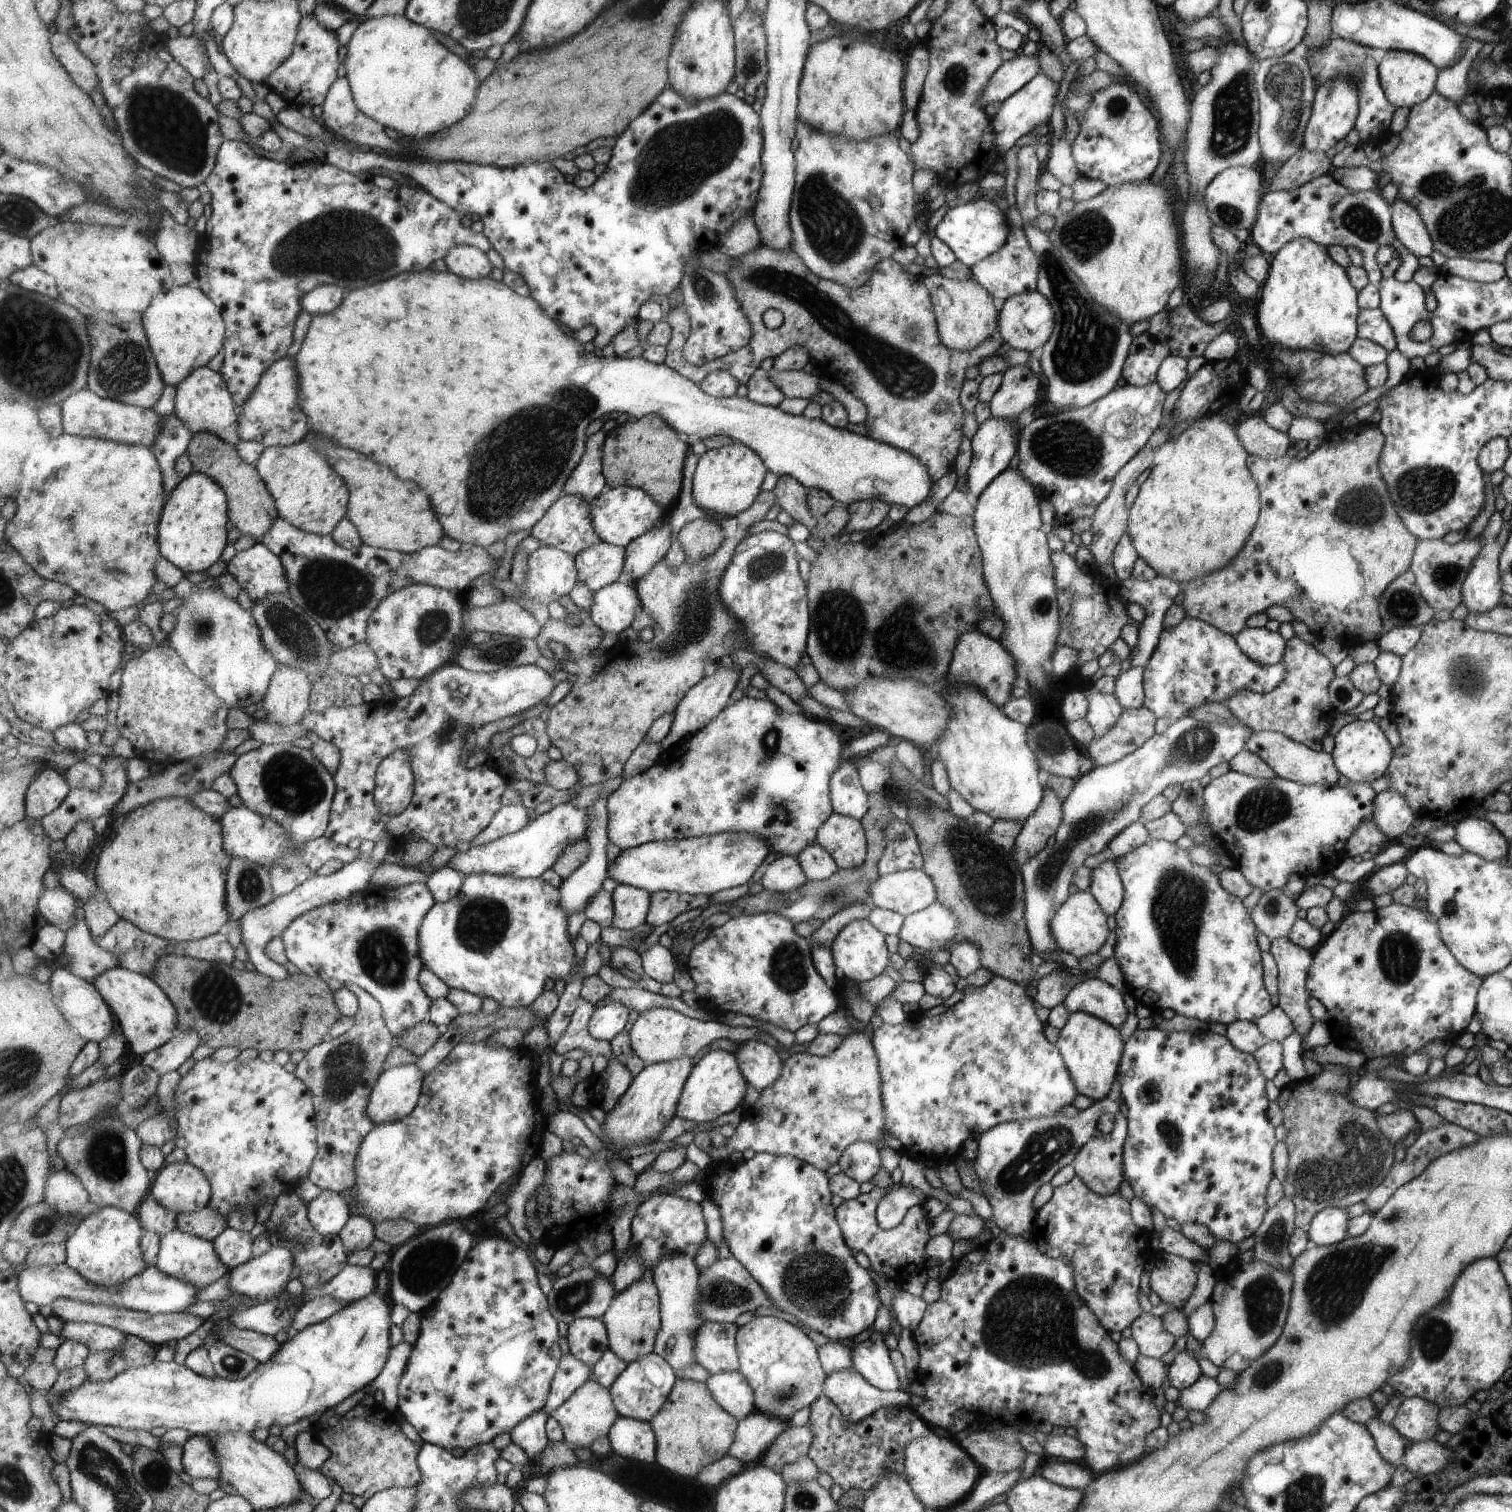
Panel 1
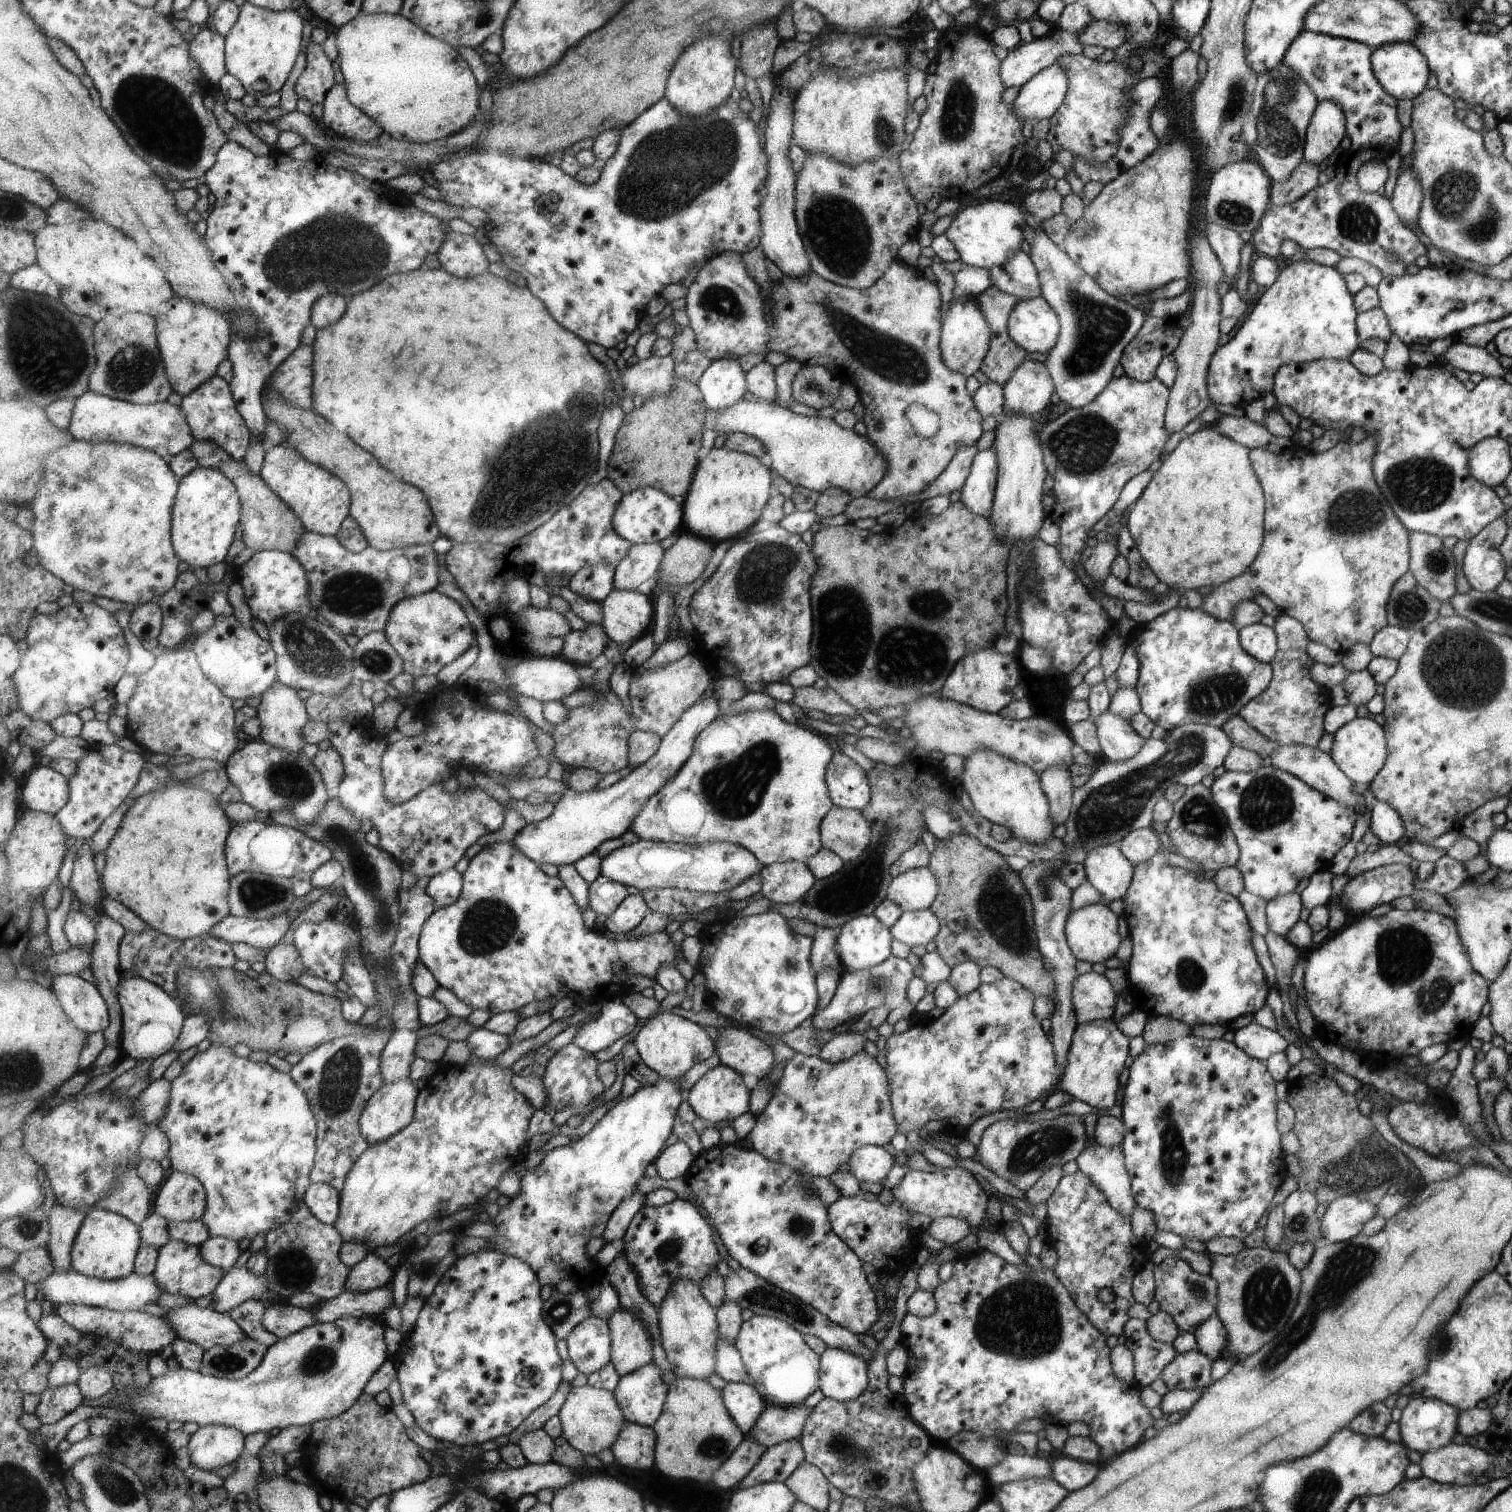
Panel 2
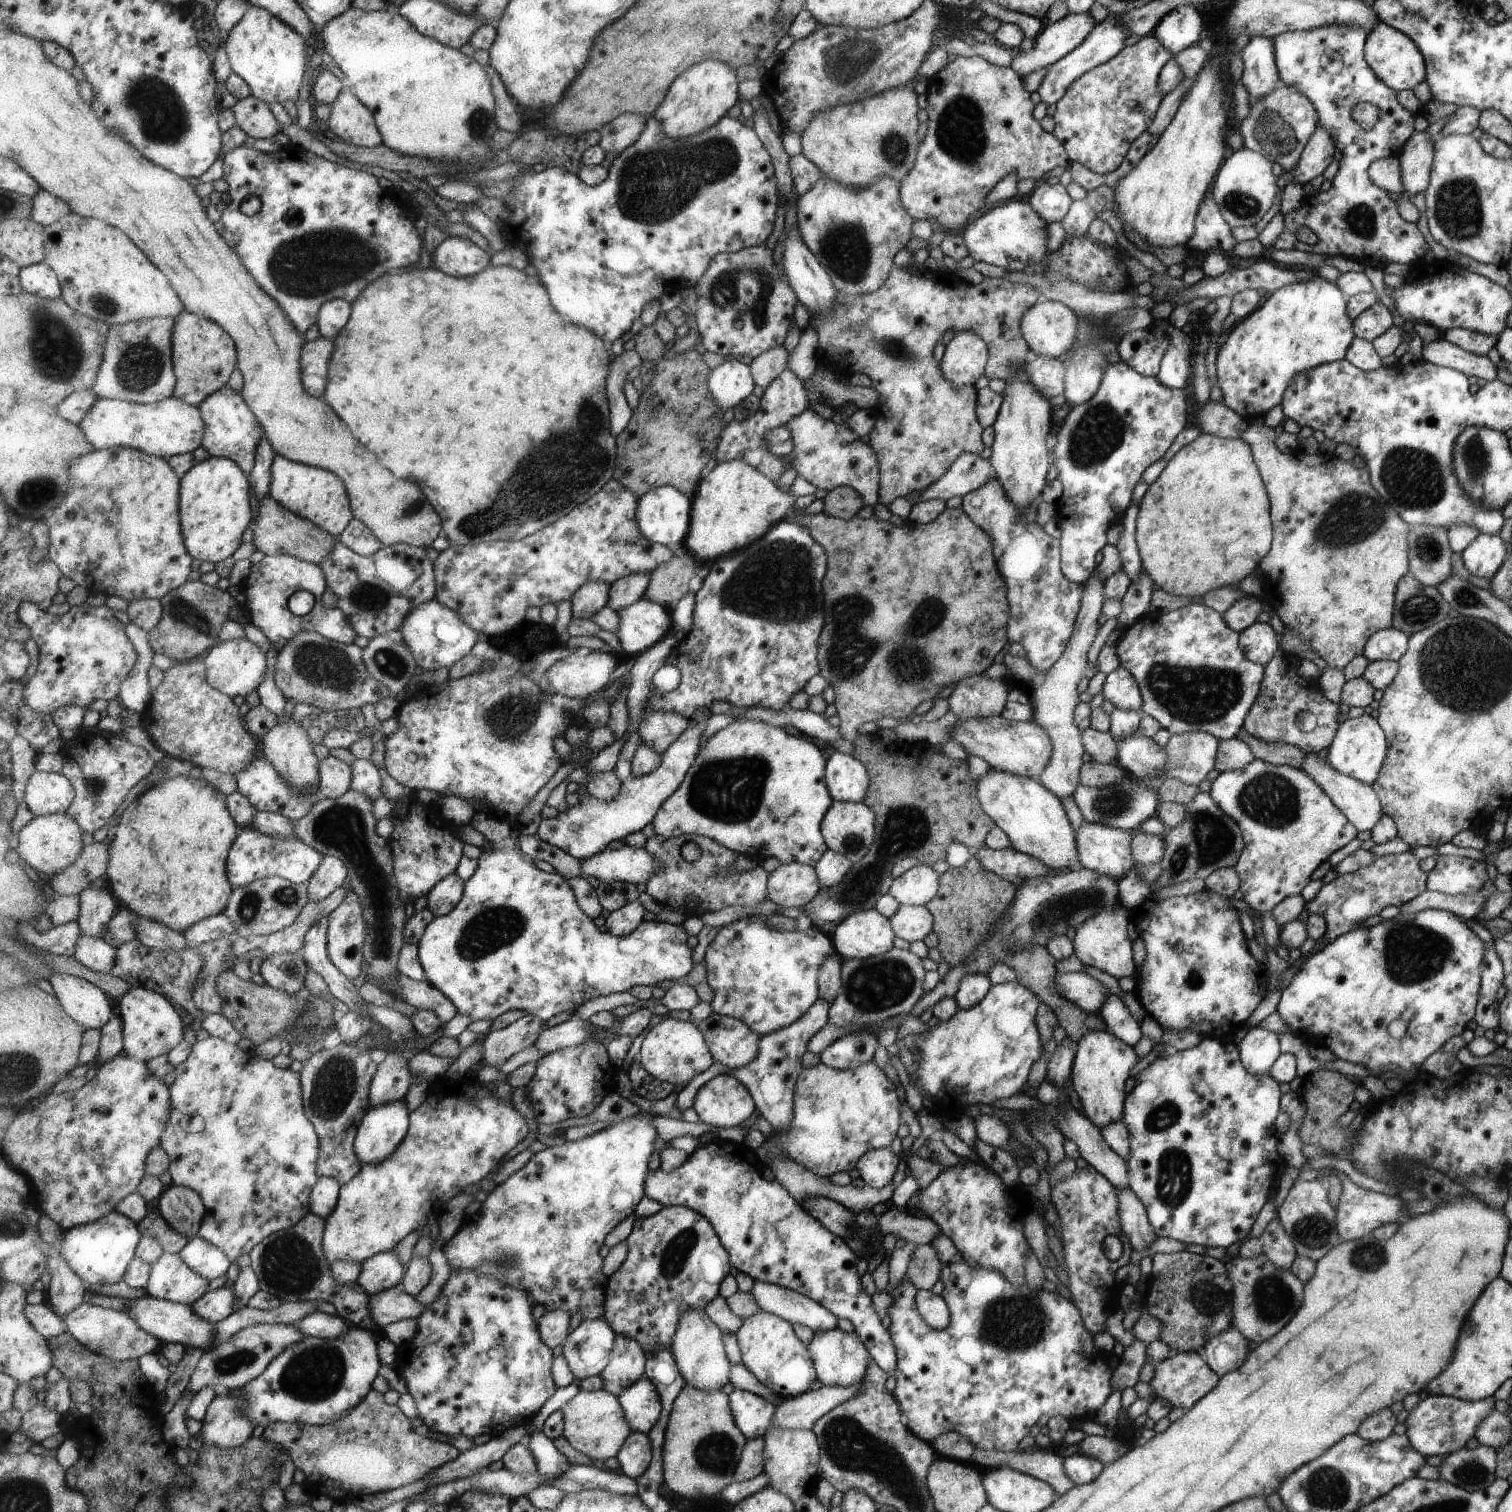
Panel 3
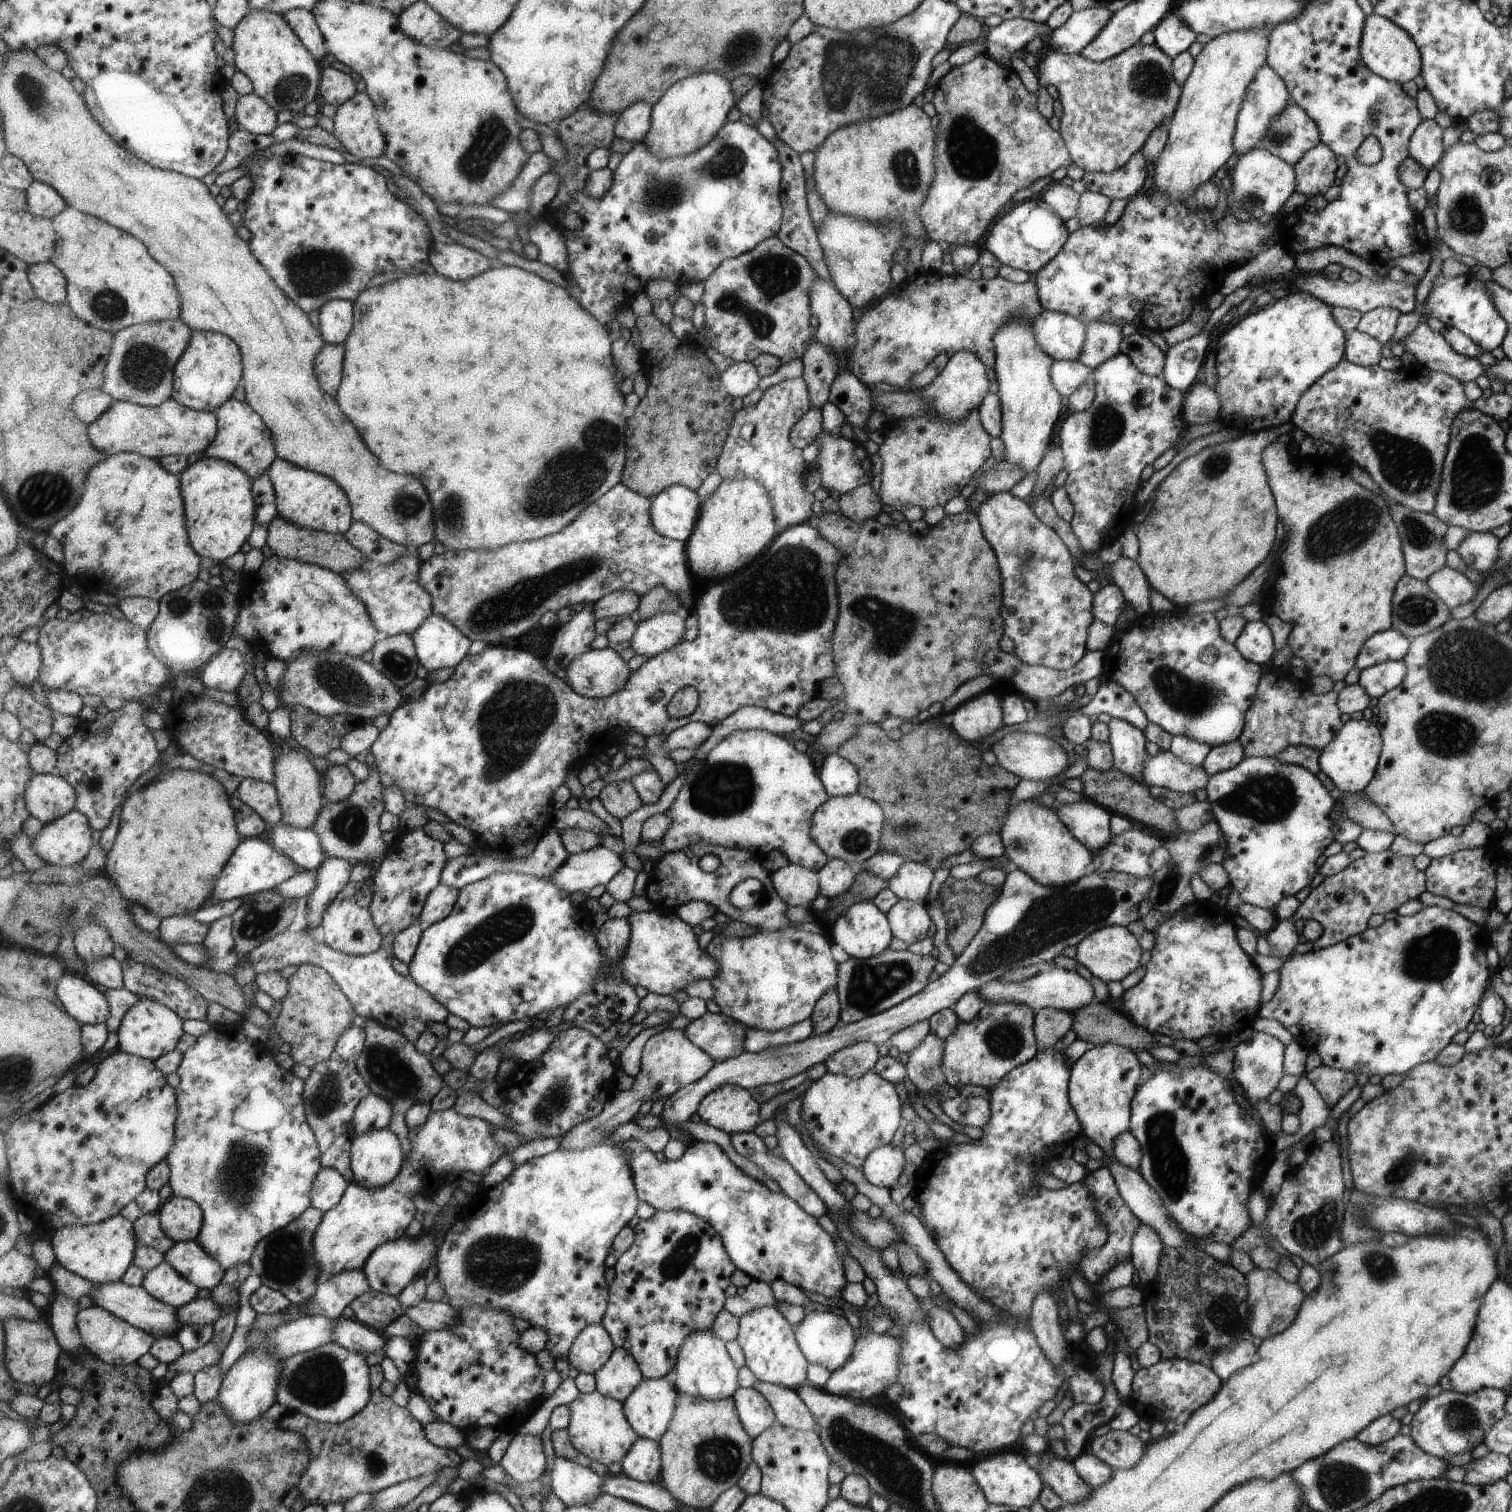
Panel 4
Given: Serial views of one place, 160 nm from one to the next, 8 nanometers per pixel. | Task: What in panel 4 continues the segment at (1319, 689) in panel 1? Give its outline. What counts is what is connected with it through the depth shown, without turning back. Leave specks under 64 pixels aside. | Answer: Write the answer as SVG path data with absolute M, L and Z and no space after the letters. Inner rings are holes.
M1271 666L1259 680L1254 704L1247 708L1245 727L1237 739L1243 746L1245 757L1275 757L1277 752L1291 745L1323 750L1342 729L1337 693L1313 694L1308 677L1291 679L1290 669L1290 666Z

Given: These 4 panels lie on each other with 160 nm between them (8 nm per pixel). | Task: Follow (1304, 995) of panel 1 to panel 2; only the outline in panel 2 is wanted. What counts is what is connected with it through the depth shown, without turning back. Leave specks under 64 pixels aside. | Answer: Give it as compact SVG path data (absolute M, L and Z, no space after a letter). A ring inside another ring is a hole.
M1267 931L1264 941L1269 952L1269 958L1275 970L1275 984L1288 992L1291 982L1290 976L1295 961L1298 959L1294 945L1287 942L1285 936L1279 936L1274 932Z

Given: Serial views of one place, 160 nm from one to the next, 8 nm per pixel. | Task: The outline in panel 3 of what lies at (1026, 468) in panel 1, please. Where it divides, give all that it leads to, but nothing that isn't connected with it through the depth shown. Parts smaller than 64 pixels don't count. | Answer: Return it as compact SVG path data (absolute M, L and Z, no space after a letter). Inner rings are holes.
M1123 362L1109 364L1096 394L1087 402L1074 405L1054 429L1055 445L1051 448L1051 464L1057 468L1063 493L1054 505L1055 519L1061 530L1059 568L1066 580L1079 584L1093 572L1094 556L1106 544L1107 528L1120 523L1129 504L1133 486L1143 470L1163 456L1173 438L1187 424L1187 398L1184 389L1168 388L1156 377L1140 376Z

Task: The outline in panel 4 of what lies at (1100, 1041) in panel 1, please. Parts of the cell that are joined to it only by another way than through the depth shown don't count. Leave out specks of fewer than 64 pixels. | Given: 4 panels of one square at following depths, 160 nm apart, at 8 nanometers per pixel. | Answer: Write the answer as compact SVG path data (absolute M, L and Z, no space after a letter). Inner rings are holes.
M1101 1044L1086 1050L1070 1068L1069 1098L1078 1117L1081 1134L1096 1144L1107 1159L1114 1158L1115 1136L1127 1130L1129 1100L1134 1096L1139 1064L1133 1051L1115 1044Z

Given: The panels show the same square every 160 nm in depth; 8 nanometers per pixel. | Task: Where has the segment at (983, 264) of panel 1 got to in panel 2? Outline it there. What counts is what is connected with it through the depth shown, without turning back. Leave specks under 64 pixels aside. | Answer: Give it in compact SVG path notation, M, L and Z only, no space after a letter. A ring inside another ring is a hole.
M1023 252L1016 253L1013 259L1003 263L1001 267L991 267L988 273L991 274L992 285L1007 294L1020 299L1030 299L1042 294L1037 269Z

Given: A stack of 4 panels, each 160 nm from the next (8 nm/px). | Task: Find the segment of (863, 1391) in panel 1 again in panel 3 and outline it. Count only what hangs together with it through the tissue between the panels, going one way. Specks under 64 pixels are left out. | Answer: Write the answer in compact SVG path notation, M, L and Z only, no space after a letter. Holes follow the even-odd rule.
M712 1140L698 1145L689 1156L689 1160L677 1168L675 1172L667 1174L659 1168L651 1170L647 1176L646 1196L659 1200L661 1204L689 1206L703 1214L713 1225L721 1238L726 1250L730 1253L732 1265L741 1273L748 1275L754 1281L762 1281L778 1285L827 1308L836 1319L845 1319L850 1323L852 1331L842 1332L839 1328L831 1328L825 1332L814 1332L813 1340L806 1345L817 1370L817 1379L827 1386L849 1386L853 1382L863 1380L867 1364L872 1361L887 1375L895 1370L895 1346L879 1317L873 1311L873 1298L859 1286L859 1274L855 1264L857 1258L853 1252L843 1244L841 1238L831 1233L815 1217L807 1213L802 1206L795 1202L787 1193L787 1188L774 1175L772 1180L765 1178L763 1172L766 1165L756 1151L749 1149L743 1143L728 1142L727 1140Z

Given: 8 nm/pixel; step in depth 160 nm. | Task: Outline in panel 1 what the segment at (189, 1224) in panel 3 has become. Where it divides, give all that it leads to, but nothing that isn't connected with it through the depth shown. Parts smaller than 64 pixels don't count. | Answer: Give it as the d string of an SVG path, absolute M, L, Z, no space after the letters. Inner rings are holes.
M176 1162L164 1166L154 1180L149 1194L153 1195L159 1204L171 1209L178 1215L194 1213L209 1206L212 1197L212 1184L210 1178L196 1166L189 1163Z

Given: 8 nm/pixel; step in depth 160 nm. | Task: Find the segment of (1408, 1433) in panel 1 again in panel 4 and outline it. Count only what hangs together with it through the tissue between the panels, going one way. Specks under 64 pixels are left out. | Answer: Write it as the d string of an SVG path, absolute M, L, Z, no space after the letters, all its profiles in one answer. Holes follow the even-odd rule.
M1481 1388L1473 1394L1441 1391L1437 1396L1423 1398L1419 1410L1411 1418L1410 1437L1422 1452L1437 1458L1471 1453L1481 1444L1483 1434L1506 1415L1503 1408L1506 1396L1501 1390Z

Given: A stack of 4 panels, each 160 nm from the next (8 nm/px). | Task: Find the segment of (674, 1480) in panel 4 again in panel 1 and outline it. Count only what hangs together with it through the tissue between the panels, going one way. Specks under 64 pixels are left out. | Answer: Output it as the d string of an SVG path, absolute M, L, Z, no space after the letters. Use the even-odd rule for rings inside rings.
M678 1379L665 1406L650 1423L658 1440L658 1464L675 1474L697 1478L707 1465L730 1454L740 1420L719 1404L707 1383Z

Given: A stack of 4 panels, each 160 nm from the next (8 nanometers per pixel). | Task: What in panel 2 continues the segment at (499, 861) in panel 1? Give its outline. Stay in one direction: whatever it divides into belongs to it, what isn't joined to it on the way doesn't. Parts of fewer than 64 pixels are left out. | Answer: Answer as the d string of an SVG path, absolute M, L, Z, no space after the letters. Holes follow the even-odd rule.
M714 694L703 702L697 701L662 738L659 750L645 764L633 769L631 774L619 782L600 791L566 788L555 804L551 816L540 822L529 823L513 842L540 865L547 862L560 868L564 864L575 864L577 860L593 854L611 838L621 838L632 828L646 803L686 766L686 762L694 755L698 736L714 722L715 718L717 719L719 710L722 708Z

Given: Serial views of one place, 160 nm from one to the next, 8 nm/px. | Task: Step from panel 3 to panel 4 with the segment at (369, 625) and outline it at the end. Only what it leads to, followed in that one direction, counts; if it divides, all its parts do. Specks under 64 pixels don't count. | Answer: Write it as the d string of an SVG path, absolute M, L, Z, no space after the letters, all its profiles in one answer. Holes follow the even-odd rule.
M410 549L399 560L391 564L378 564L367 560L359 570L343 574L347 584L355 590L381 636L395 636L400 633L413 635L415 630L433 614L433 596L421 582L421 566L425 560L419 558L416 549Z

